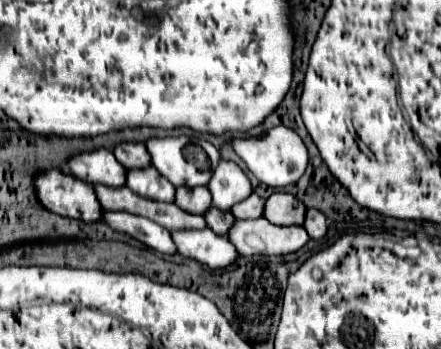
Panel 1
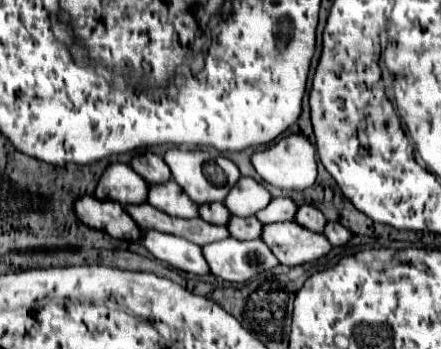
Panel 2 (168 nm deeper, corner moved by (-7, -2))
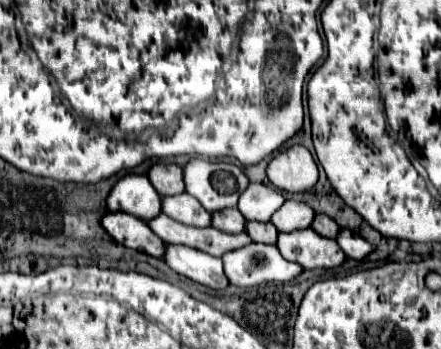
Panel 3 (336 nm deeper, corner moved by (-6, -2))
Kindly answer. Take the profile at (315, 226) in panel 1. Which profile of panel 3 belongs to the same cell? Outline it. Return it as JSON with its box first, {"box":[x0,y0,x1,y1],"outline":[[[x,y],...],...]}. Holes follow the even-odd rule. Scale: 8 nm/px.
{"box":[336,229,374,261],"outline":[[[342,229],[340,235],[336,237],[336,241],[350,259],[360,259],[362,261],[374,251],[374,247],[366,239],[362,239],[358,233],[348,231],[348,229]]]}

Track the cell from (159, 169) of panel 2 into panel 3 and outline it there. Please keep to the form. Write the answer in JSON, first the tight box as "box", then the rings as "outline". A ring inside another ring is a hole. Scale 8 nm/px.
{"box":[148,163,186,197],"outline":[[[172,163],[170,165],[154,165],[148,173],[148,179],[162,197],[178,195],[178,193],[186,191],[182,169]]]}

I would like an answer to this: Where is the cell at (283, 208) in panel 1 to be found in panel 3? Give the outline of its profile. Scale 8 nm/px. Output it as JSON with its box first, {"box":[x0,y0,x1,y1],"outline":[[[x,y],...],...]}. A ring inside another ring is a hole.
{"box":[312,215,340,239],"outline":[[[316,215],[314,223],[312,223],[312,229],[314,229],[318,235],[328,237],[328,239],[336,239],[336,235],[338,235],[338,231],[340,231],[340,227],[336,225],[336,221],[330,219],[330,217],[326,217],[326,215]]]}

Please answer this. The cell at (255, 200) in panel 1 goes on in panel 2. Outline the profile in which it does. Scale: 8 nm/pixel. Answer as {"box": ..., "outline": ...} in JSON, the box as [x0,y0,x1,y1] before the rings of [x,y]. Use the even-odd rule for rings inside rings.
{"box":[255,197,297,225],"outline":[[[279,197],[279,199],[271,199],[271,203],[259,211],[255,217],[267,225],[267,223],[277,223],[277,221],[293,221],[293,215],[297,211],[297,205],[287,199],[287,197]]]}

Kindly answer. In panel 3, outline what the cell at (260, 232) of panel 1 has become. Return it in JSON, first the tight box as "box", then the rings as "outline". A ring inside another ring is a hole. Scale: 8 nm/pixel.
{"box":[278,229,346,269],"outline":[[[314,229],[280,233],[278,235],[278,249],[282,255],[286,255],[288,261],[300,263],[304,269],[334,269],[346,261],[346,253],[338,247],[338,243],[334,239],[326,239],[326,237],[318,235]]]}

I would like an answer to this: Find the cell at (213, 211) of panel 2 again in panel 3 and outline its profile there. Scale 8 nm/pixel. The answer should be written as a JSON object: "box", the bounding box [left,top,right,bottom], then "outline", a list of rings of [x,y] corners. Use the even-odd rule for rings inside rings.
{"box":[212,209,246,233],"outline":[[[226,209],[220,213],[214,213],[212,225],[224,233],[244,233],[246,219],[238,209]]]}

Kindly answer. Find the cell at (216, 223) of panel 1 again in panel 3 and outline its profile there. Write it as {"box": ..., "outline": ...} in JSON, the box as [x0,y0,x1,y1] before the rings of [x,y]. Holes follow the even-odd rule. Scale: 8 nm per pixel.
{"box":[246,221,278,245],"outline":[[[248,221],[246,223],[246,233],[258,241],[258,243],[268,243],[276,245],[278,239],[278,229],[272,223],[260,223],[260,221]]]}

